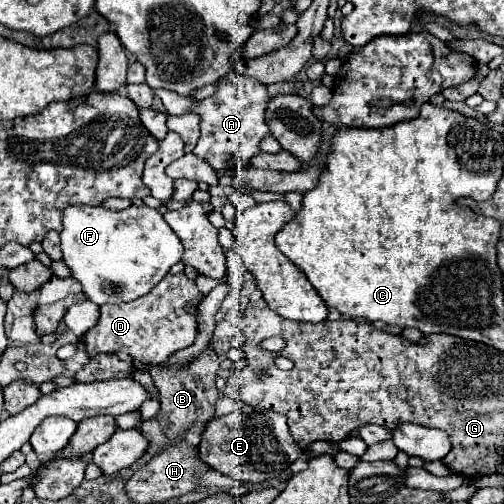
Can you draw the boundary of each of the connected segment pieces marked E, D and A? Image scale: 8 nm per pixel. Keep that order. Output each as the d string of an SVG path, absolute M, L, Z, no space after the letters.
M242 405L238 411L216 417L206 425L198 453L206 465L222 475L244 483L262 483L266 479L280 477L298 459L298 445L290 435L284 415Z
M184 273L166 275L162 283L158 283L146 297L140 297L130 303L120 305L102 305L100 319L94 329L82 335L82 343L86 345L90 357L96 353L114 353L116 349L126 351L134 361L154 365L166 361L172 353L190 347L196 337L196 315L184 311L188 301L198 303L200 293Z
M230 71L224 79L230 79L230 81L226 83L222 81L218 91L212 97L200 101L192 109L202 117L200 139L198 139L198 145L194 147L194 153L200 159L208 161L214 170L228 169L232 157L236 157L244 165L249 165L250 159L256 153L260 153L260 141L270 133L264 121L264 111L270 101L266 87L234 71Z

